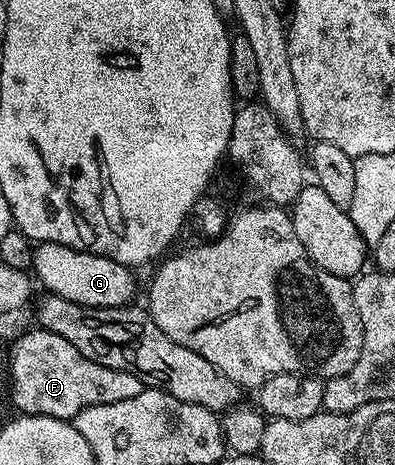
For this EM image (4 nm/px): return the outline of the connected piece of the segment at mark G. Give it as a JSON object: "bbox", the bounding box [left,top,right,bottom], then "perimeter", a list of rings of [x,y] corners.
{"bbox":[34,241,135,309],"perimeter":[[[44,241],[34,246],[35,263],[34,276],[44,285],[48,294],[69,299],[69,303],[84,305],[90,309],[121,309],[132,304],[135,297],[135,277],[128,266],[117,263],[108,257],[98,257],[96,253],[85,253],[81,249],[65,247],[61,243],[49,243]]]}

